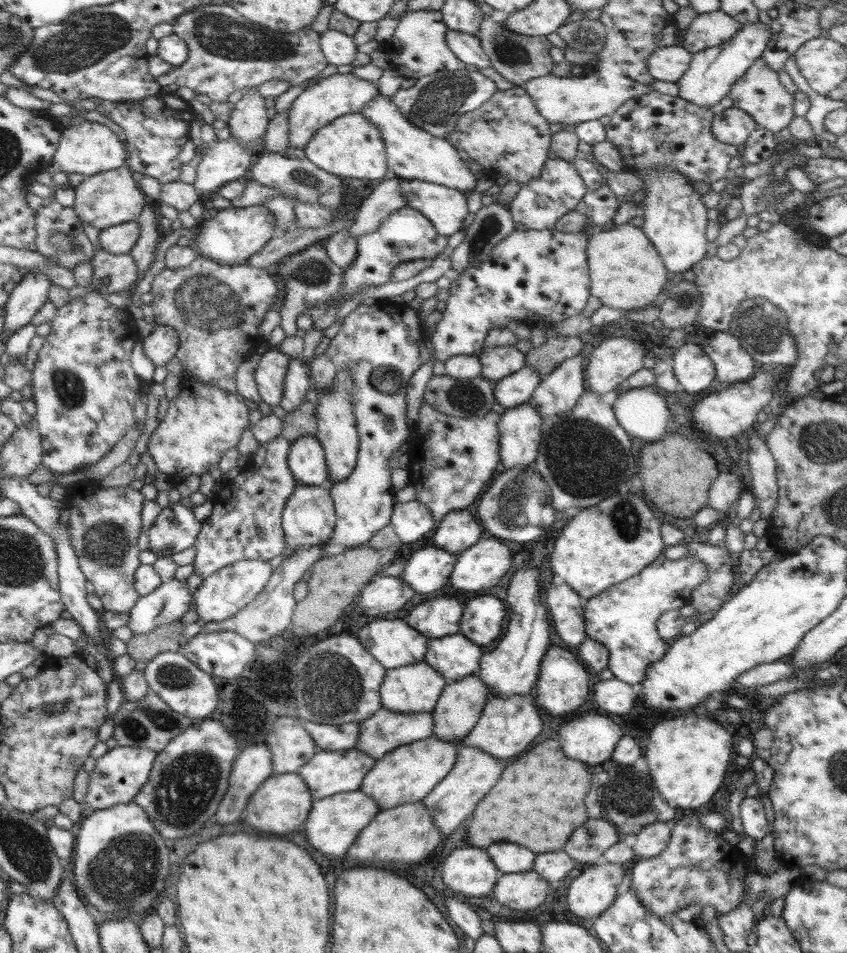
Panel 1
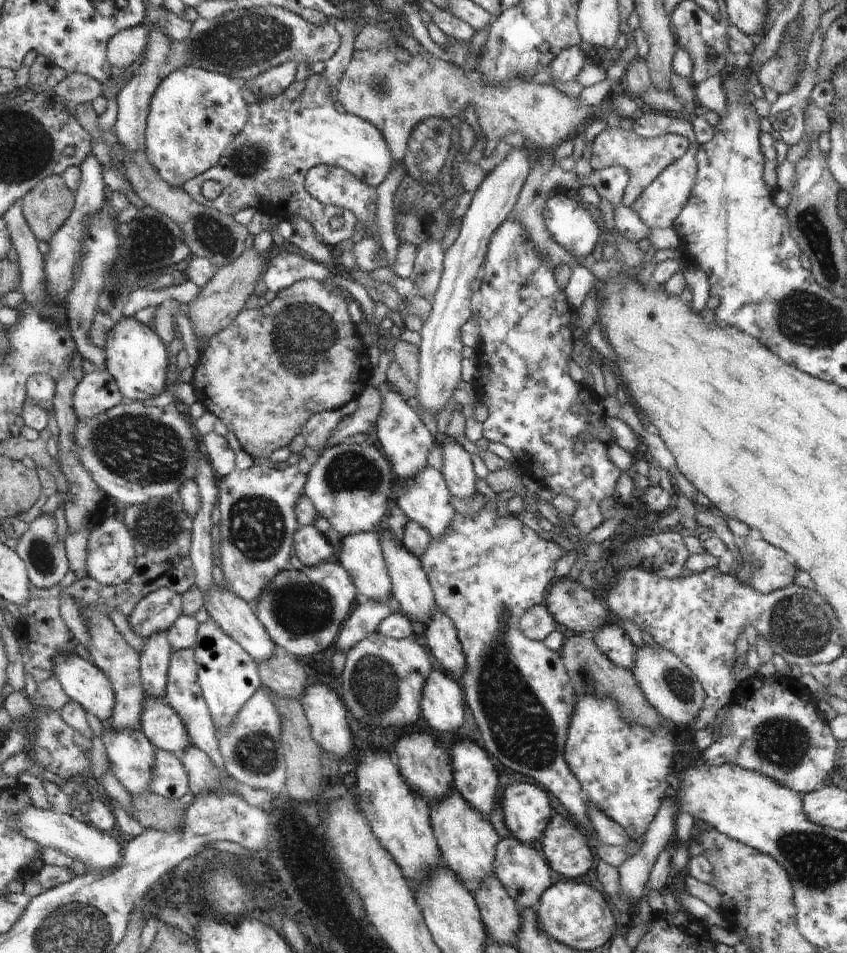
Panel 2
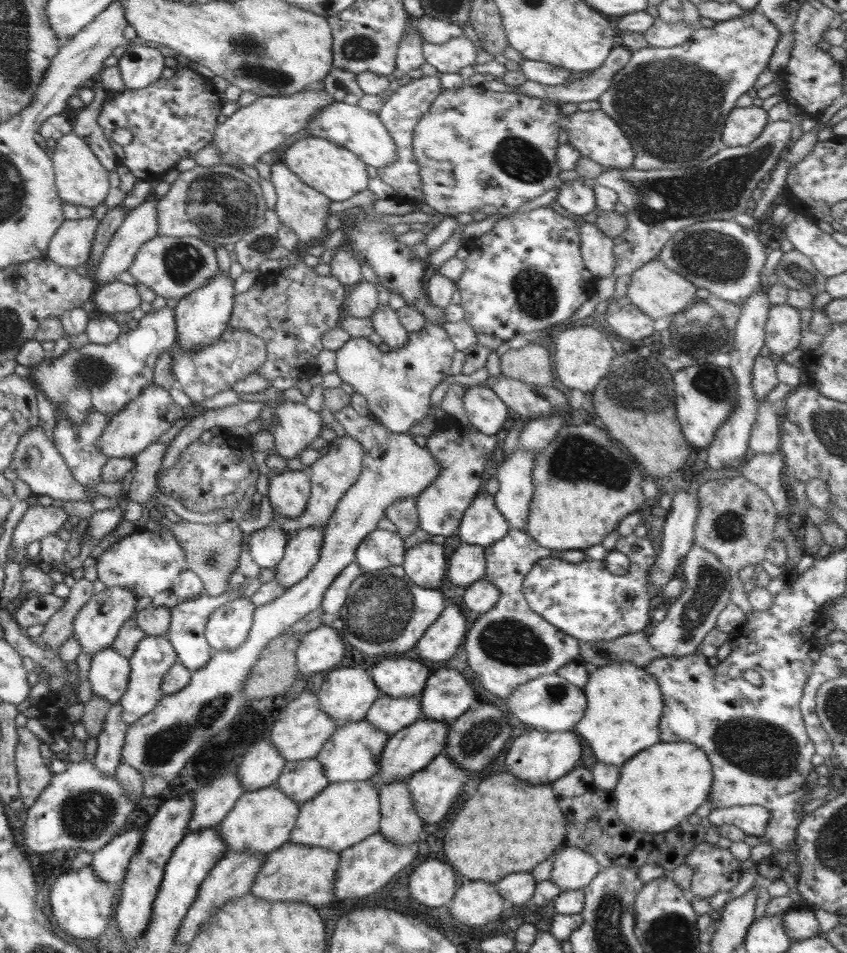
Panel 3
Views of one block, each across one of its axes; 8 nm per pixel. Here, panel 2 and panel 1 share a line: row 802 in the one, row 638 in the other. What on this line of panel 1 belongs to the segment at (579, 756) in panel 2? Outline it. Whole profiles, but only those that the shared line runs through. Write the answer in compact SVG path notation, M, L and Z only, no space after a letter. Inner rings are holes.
M662 554L636 576L612 585L604 592L584 600L582 616L585 620L586 634L596 642L606 646L609 654L607 668L612 671L612 674L618 680L633 685L640 684L647 678L648 667L652 666L657 660L659 661L666 654L670 645L670 642L665 641L658 634L658 619L662 614L672 610L680 610L684 605L690 603L692 591L707 579L707 572L706 563L694 555L682 557L678 560L670 560Z

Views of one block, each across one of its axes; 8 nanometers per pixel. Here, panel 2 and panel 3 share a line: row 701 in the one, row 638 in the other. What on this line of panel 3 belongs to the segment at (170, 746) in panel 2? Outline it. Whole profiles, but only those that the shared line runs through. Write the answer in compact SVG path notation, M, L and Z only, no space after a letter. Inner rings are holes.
M146 635L138 645L136 645L136 650L129 658L129 662L131 669L128 686L119 702L120 706L122 706L122 711L120 711L122 722L131 725L158 705L158 701L160 701L164 695L161 690L164 675L170 670L173 664L179 662L179 658L176 650L172 648L171 642L168 642L165 636Z

